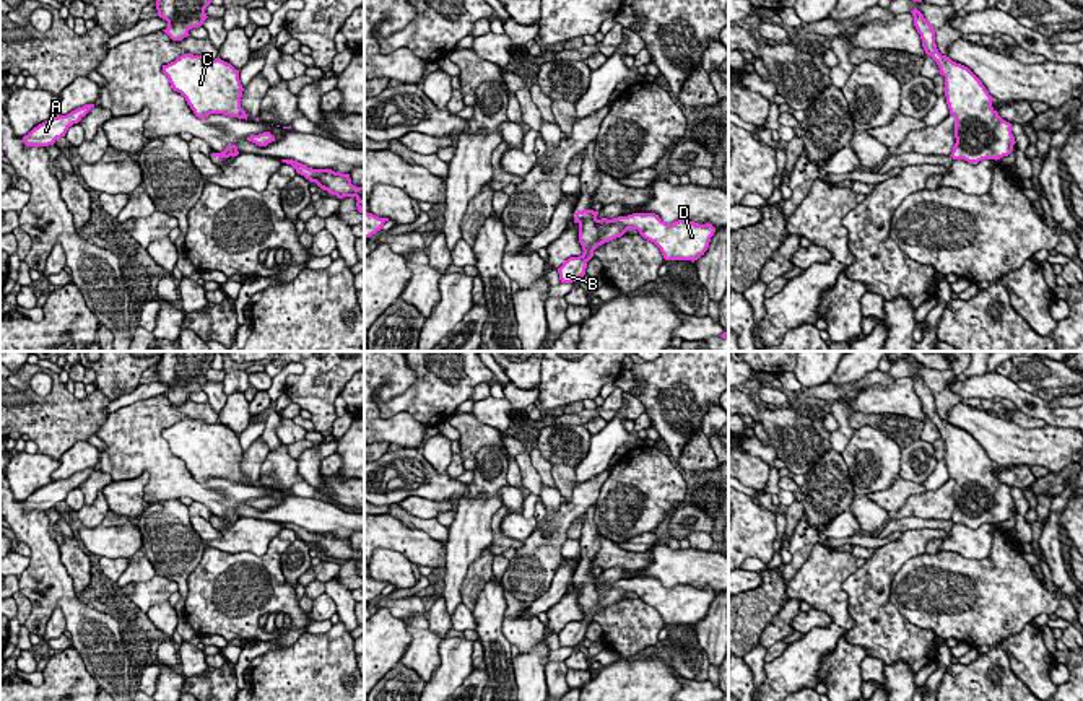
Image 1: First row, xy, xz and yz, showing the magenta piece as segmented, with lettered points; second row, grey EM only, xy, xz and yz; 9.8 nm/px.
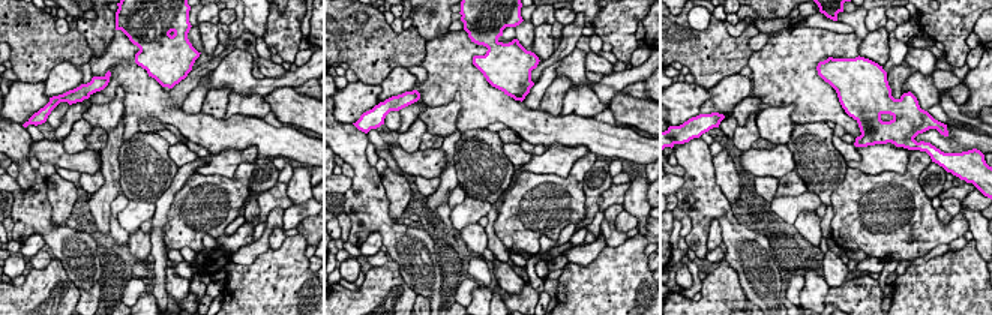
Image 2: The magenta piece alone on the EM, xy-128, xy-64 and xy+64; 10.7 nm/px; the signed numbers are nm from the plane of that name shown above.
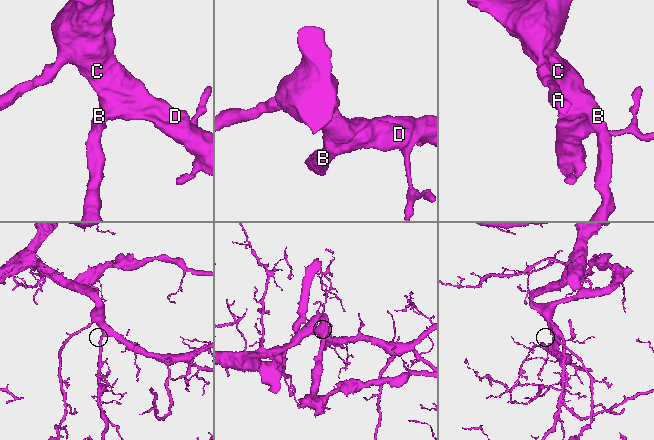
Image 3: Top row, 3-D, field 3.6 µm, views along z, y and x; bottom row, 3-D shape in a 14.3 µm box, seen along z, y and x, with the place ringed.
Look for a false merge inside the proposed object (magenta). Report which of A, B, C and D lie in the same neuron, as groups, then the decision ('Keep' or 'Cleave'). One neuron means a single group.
Groups: A B C D. Keep

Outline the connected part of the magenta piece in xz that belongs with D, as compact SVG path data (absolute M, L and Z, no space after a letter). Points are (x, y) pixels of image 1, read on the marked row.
M594 210L576 213L574 223L579 224L579 242L584 252L579 257L569 257L558 268L561 283L572 283L584 276L594 250L621 237L628 229L637 229L644 239L654 242L665 260L691 262L704 255L715 233L715 228L709 223L698 224L685 220L665 223L655 213L633 213L613 220L598 220L597 215L598 211Z

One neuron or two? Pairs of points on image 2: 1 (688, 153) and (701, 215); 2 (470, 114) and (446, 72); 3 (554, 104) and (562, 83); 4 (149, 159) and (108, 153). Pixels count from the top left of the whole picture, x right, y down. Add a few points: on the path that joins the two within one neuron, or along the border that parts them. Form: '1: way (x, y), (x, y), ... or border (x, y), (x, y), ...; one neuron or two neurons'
1: way (698, 168), (701, 200); one neuron
2: way (470, 104), (470, 96), (456, 83); one neuron
3: way (554, 99), (559, 87); one neuron
4: border (123, 141), (119, 150), (120, 189); two neurons

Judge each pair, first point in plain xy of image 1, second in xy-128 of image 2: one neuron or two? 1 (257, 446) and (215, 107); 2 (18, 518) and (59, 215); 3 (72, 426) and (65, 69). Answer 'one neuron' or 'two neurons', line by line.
1: one neuron
2: two neurons
3: two neurons

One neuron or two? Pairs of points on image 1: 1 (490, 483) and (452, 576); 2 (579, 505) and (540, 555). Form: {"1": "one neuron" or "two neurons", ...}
{"1": "one neuron", "2": "one neuron"}

